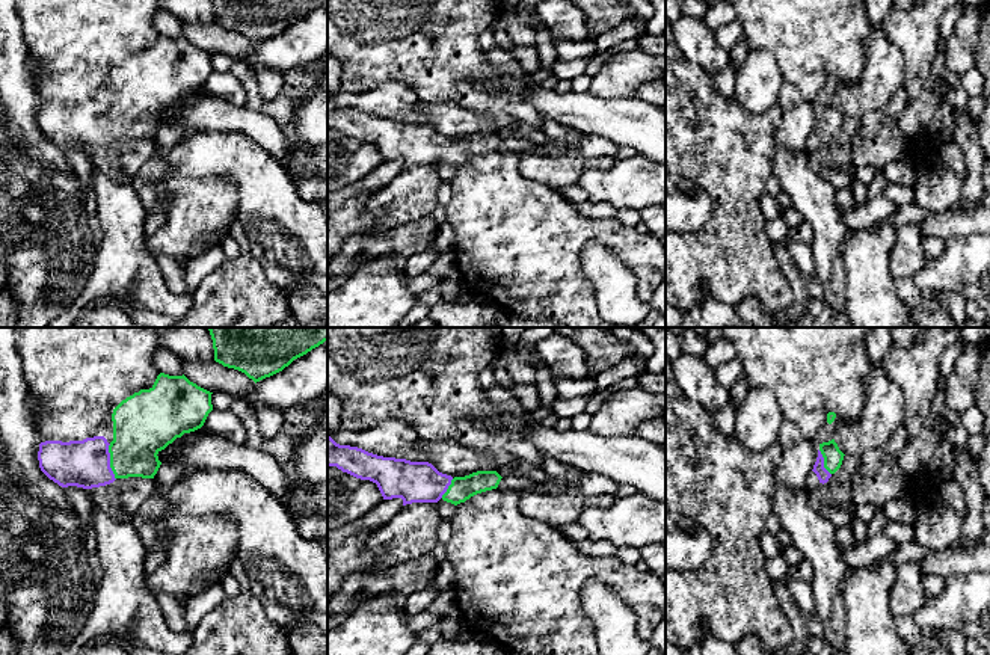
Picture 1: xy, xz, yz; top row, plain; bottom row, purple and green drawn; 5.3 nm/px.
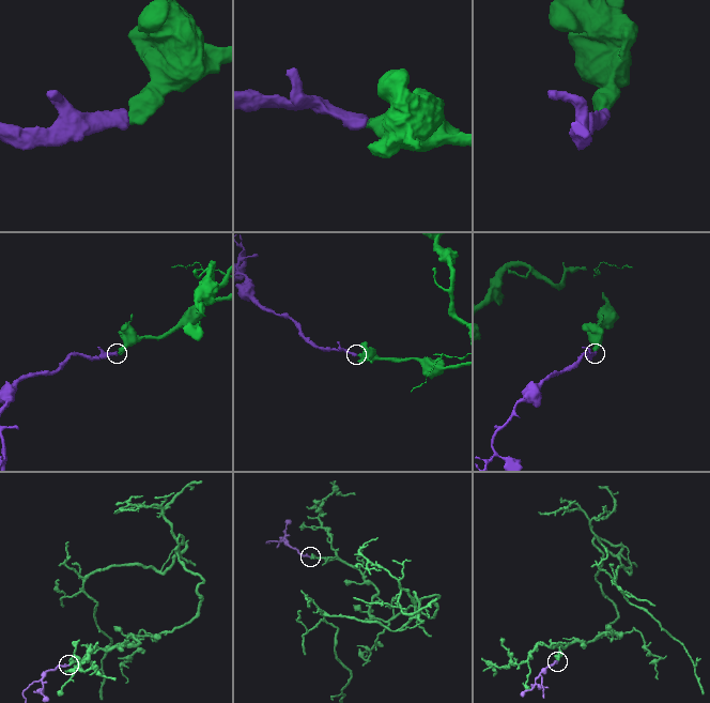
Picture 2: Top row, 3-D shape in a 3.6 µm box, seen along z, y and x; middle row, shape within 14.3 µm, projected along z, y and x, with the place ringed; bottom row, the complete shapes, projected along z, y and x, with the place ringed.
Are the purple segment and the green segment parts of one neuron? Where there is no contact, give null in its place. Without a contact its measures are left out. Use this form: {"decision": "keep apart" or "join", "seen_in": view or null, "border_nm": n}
{"decision": "join", "seen_in": "xy", "border_nm": 190}

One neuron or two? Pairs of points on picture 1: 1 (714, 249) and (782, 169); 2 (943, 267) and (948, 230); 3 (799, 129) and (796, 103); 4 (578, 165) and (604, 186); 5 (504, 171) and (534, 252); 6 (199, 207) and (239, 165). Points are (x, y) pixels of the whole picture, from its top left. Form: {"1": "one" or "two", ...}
{"1": "two", "2": "two", "3": "one", "4": "two", "5": "one", "6": "two"}

